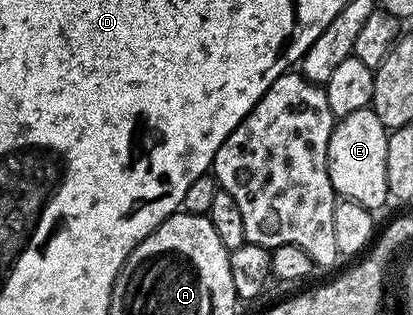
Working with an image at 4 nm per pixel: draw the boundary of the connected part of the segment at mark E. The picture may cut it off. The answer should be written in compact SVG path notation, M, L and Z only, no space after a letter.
M372 107L353 110L353 114L336 119L327 155L329 182L333 182L336 197L352 200L372 210L379 210L389 200L385 178L388 135L389 129L383 125L381 118L377 118Z

